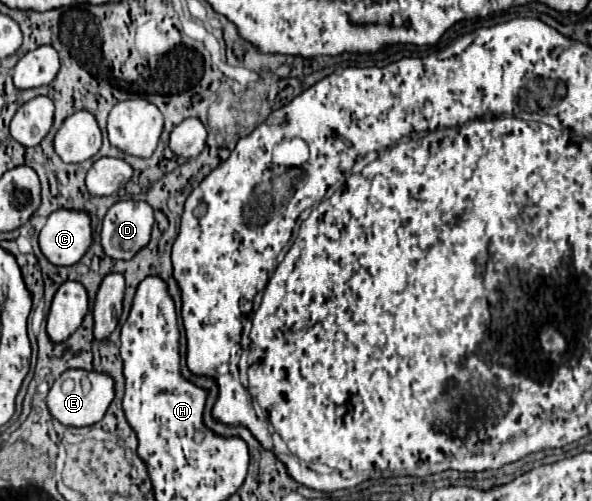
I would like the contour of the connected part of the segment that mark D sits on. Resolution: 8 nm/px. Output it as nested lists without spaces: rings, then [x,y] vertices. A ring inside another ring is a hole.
[[[121,200],[115,202],[105,218],[101,230],[101,246],[113,260],[129,260],[151,238],[153,210],[147,202]]]

